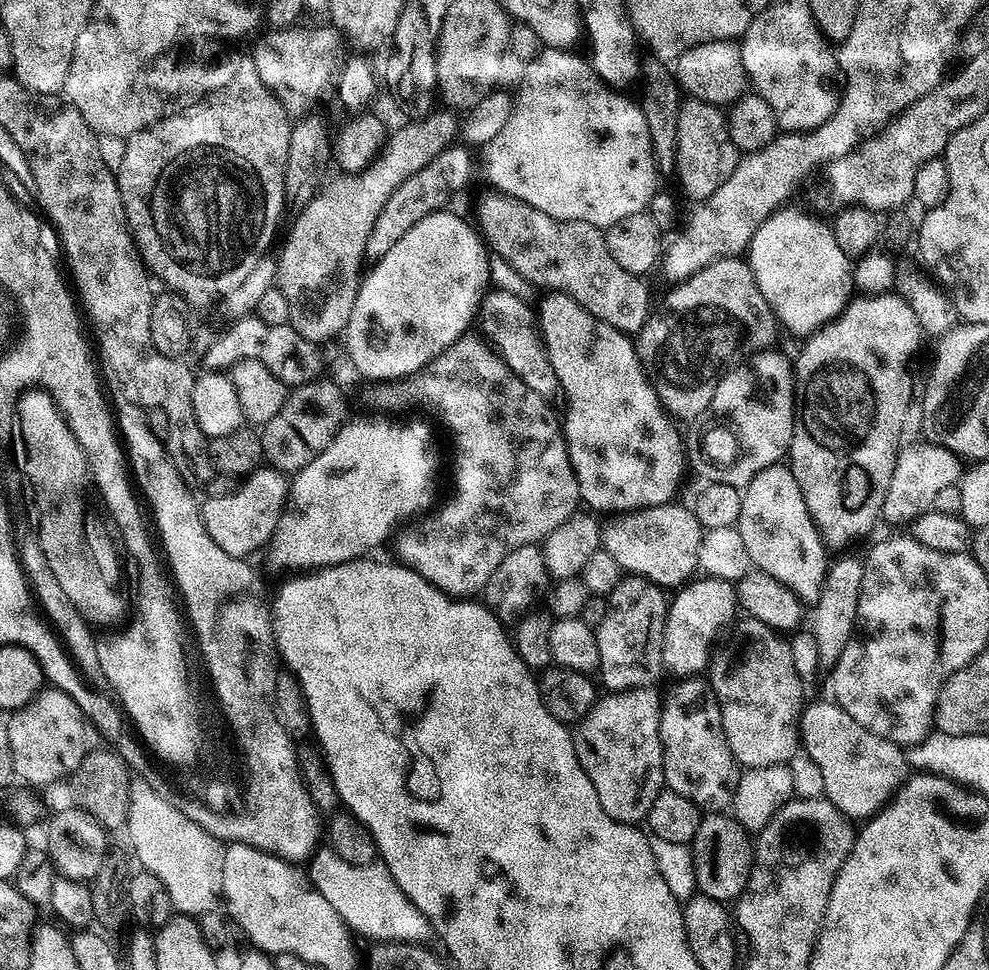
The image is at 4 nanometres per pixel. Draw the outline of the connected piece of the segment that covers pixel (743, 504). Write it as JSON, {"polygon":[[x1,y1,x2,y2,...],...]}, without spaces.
{"polygon":[[787,463,770,465,744,485,734,527,742,536,753,569,765,572,789,588,805,605,818,602,830,557,816,523,810,518,810,510,806,510,806,498,802,498,802,490,798,490,798,482]]}

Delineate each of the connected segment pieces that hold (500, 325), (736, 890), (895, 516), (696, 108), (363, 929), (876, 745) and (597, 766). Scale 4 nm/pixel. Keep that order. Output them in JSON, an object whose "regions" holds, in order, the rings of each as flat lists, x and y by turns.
{"regions":[[[497,290,484,293,484,300,480,303,478,313,478,328,491,342,492,346,503,356,504,361,516,374,521,376,535,392,548,394,552,387,557,387,558,377,552,368,551,358,544,348,544,337,538,327,538,316,527,299,514,294]],[[731,814,701,815,698,834,694,834,690,847,694,858,696,886,703,895,725,902,735,901,742,895,746,882,750,878,754,844,749,833,744,831,735,816]],[[919,442,901,447,894,462,894,474,890,474,890,490,886,490,886,502,880,511,883,523,909,525,917,517,932,508,934,497,946,486,957,483,962,471,962,460,955,452,940,444]],[[685,99,678,114,678,134,676,135,676,170,674,179,680,188,692,199,699,202,710,198,730,174,734,174,734,166,738,153,728,133,728,117,715,104,707,104,701,100]],[[325,848,324,851,321,849,311,857,311,864,312,866,306,870,306,875,311,880,313,888,322,894,322,898,326,898,326,902,330,902,330,906,334,906,334,910,338,910,348,931,357,937,365,936,368,940,376,940,375,942,385,944,424,944,428,942,428,939,433,939,432,923,425,918,422,910,418,910,418,906,414,906,414,902,410,902,402,886,394,880,390,870,383,862,354,866,338,858,336,852]],[[831,699,825,700,805,707,800,716,800,742,820,771,823,795,843,816,860,822,880,812,903,787,910,775,908,758,901,745,878,738]],[[647,686,601,695,572,732,574,754,578,754,582,770,586,770,586,778,594,782,602,810,623,824,639,825,647,821,654,798,666,788,660,741,662,700,652,690]]]}

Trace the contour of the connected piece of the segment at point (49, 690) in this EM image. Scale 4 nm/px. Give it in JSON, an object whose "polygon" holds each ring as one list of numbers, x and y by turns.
{"polygon":[[45,687,28,705,26,705,26,707,18,708,15,712,11,713,11,715,7,717,6,721,8,723,10,750,13,754,13,770,17,777,21,776,21,778,25,780,25,785,32,786,30,784,56,784,59,780,67,781,69,777,71,777,72,773,78,770,78,766,90,751,90,745,88,745,88,732,90,736,90,728,85,721,82,710,76,705,74,698,70,698,65,692,59,692,59,690,54,687]]}

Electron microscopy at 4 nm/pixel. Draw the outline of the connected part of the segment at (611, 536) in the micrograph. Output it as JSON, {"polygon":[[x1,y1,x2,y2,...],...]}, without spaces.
{"polygon":[[673,502,653,508,638,508,621,512,613,515,609,520,612,521,609,524,605,523,602,528,602,548,603,551,612,555,614,562,618,562,618,566,625,573,644,576,663,590,679,589,697,575,698,548,702,529,691,507,683,508,680,502]]}

